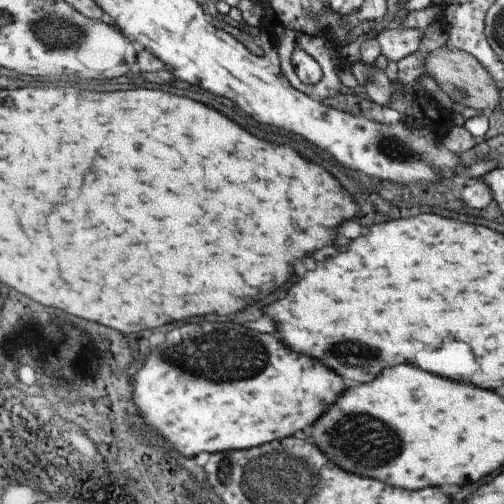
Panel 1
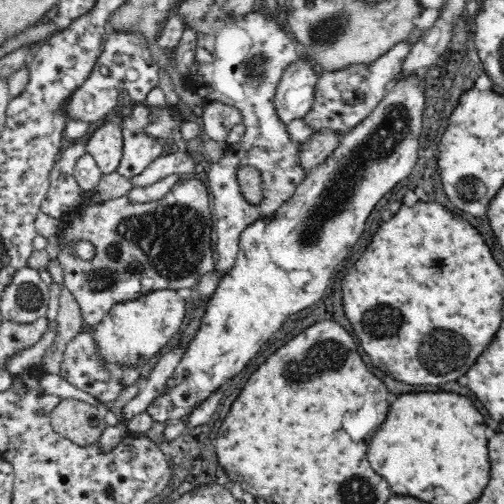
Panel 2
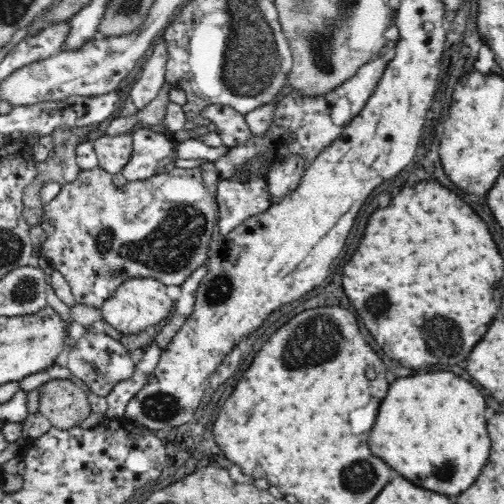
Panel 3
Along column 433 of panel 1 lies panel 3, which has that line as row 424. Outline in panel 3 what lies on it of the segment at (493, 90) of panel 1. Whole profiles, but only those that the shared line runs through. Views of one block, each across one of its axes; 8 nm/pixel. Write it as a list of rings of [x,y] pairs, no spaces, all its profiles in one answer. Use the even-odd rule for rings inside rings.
[[[50,380],[40,388],[38,408],[58,430],[80,428],[80,424],[92,414],[88,394],[68,380]]]

